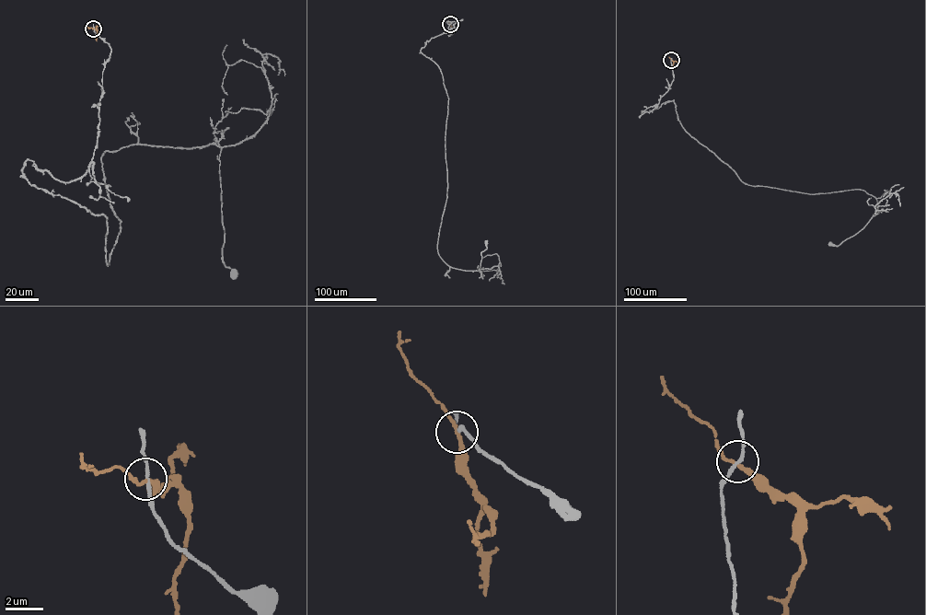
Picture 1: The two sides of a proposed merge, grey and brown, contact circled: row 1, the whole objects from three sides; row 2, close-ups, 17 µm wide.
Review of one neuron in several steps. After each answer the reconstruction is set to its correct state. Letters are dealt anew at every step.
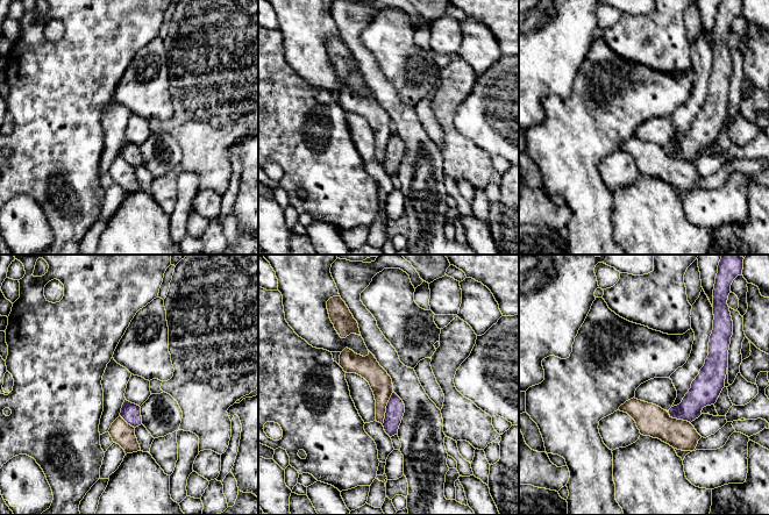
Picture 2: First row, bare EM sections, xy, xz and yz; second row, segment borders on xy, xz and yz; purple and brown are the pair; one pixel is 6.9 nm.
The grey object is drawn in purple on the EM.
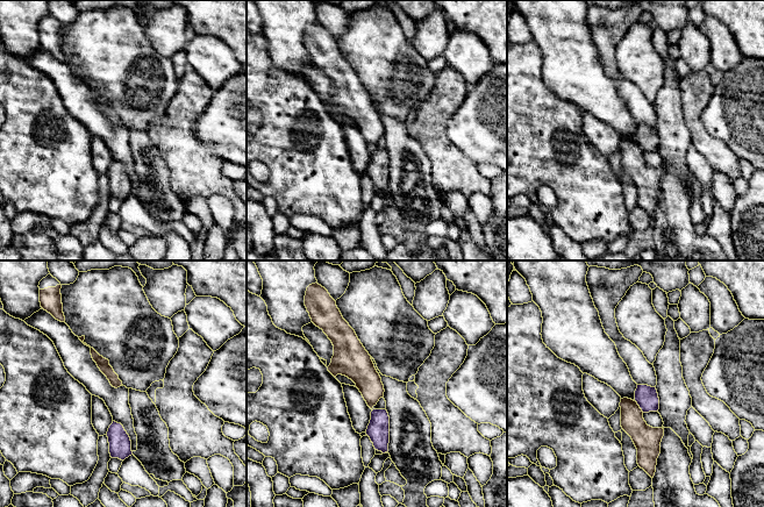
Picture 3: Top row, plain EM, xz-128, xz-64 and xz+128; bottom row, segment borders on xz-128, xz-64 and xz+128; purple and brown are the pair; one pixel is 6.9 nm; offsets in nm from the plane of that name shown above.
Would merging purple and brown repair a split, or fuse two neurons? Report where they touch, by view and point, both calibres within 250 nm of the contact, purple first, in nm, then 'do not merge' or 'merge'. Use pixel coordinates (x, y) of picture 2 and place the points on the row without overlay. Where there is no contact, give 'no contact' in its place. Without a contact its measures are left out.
xz (386, 148) | 130/160 nm | do not merge

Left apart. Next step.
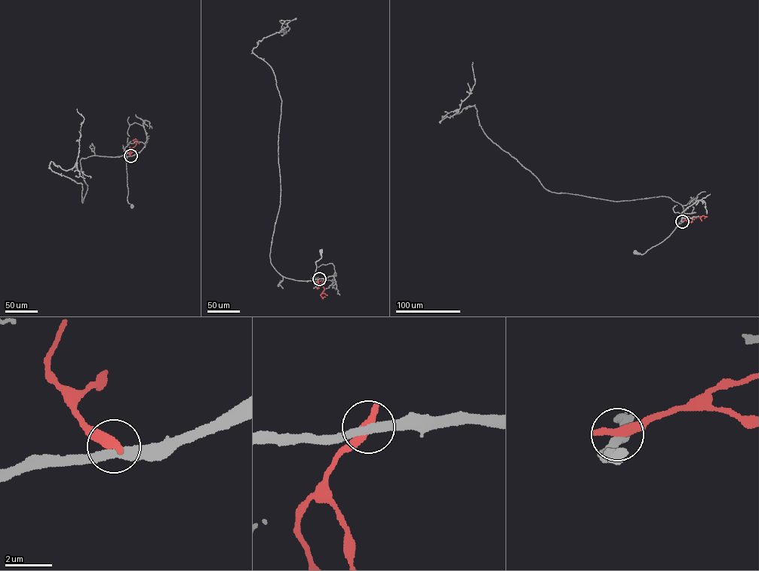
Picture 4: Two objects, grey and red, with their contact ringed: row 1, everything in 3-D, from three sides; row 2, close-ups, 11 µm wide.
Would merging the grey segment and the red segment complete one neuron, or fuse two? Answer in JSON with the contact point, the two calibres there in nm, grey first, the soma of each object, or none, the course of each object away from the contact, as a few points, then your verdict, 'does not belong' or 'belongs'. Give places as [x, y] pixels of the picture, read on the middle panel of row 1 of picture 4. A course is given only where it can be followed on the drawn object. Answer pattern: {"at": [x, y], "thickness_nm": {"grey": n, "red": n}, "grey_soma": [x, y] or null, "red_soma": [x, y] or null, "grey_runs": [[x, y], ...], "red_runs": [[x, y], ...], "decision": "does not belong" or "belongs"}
{"at": [319, 279], "thickness_nm": {"grey": 360, "red": 480}, "grey_soma": [321, 251], "red_soma": null, "grey_runs": [[319, 279], [314, 277], [315, 261], [321, 257], [321, 251]], "red_runs": [[319, 279], [318, 282], [324, 288], [321, 295], [325, 297]], "decision": "does not belong"}

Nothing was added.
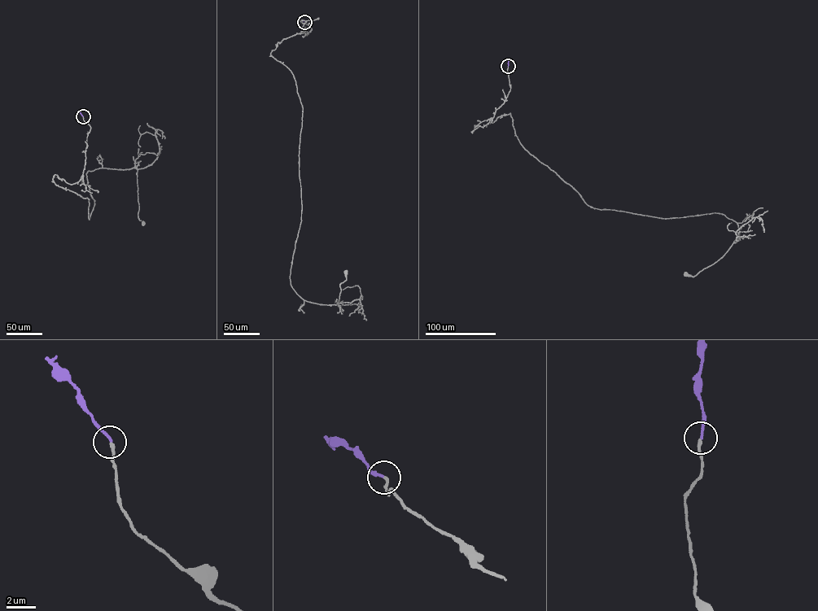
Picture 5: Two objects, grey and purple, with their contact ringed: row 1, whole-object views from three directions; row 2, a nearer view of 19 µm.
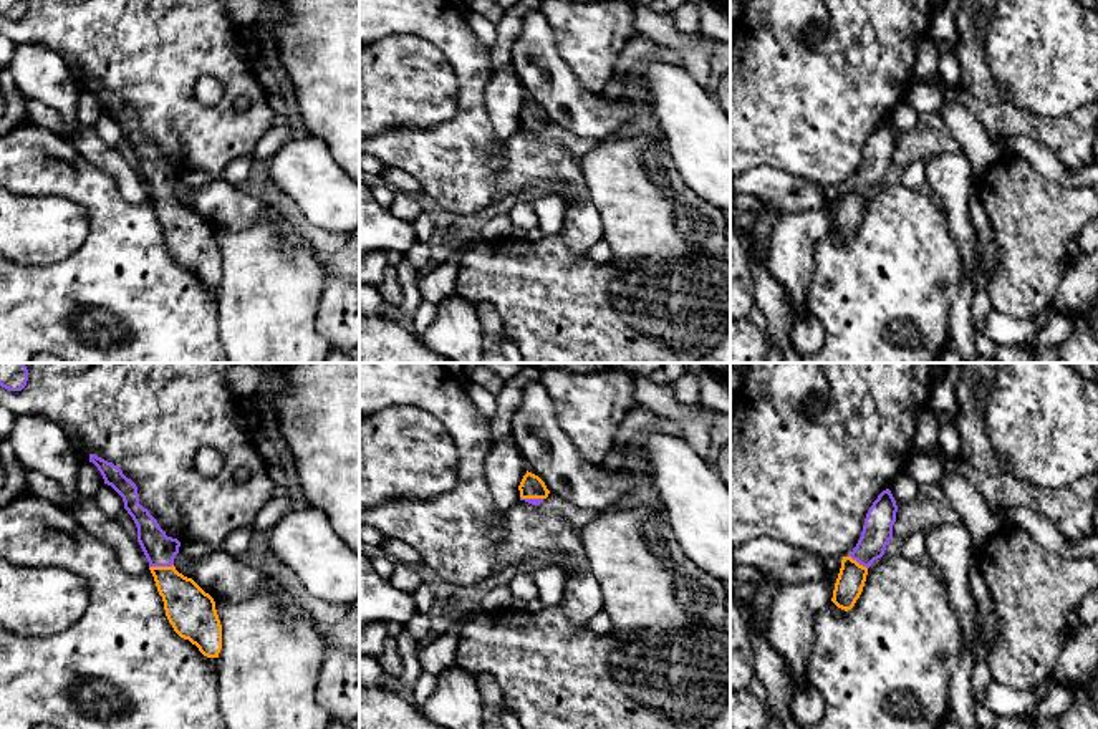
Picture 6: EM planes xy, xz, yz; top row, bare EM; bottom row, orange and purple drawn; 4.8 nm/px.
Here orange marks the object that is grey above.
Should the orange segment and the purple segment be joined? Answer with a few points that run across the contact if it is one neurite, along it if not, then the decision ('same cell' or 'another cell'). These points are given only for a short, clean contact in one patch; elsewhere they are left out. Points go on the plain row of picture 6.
xy (189, 239), (161, 196), (159, 178) | same cell

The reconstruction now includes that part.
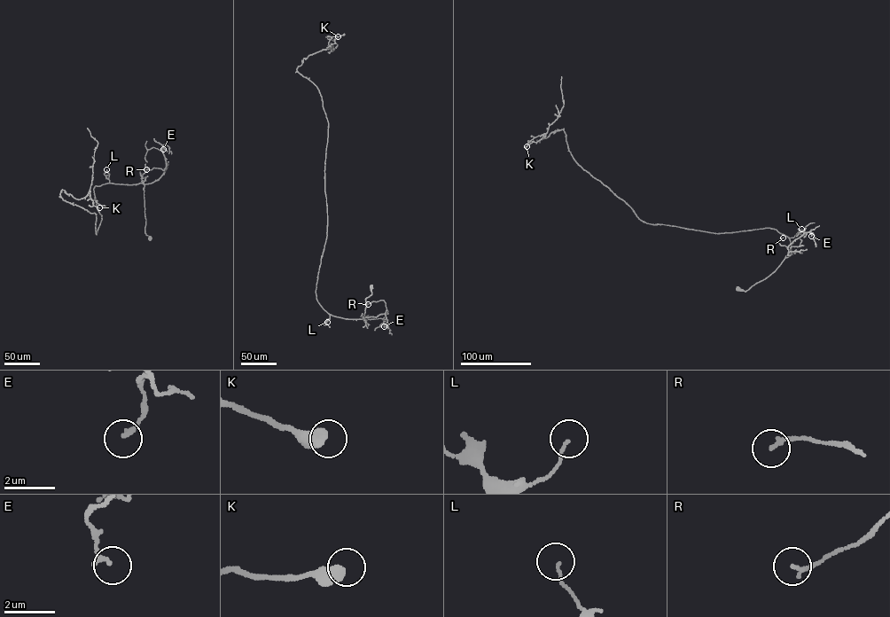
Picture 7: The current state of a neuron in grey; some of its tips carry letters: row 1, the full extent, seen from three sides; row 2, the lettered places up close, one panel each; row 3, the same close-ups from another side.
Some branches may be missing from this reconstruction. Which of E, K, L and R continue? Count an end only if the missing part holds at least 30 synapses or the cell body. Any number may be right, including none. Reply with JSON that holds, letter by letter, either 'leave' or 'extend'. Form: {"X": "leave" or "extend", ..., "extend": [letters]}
{"E": "leave", "K": "leave", "L": "leave", "R": "leave", "extend": []}

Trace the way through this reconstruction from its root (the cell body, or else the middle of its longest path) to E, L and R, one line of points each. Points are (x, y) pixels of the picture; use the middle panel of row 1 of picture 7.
E: (371, 287), (371, 294), (365, 299), (364, 316), (377, 316), (386, 310), (384, 326)
L: (371, 287), (371, 294), (365, 299), (364, 317), (346, 319), (330, 315), (327, 322)
R: (371, 287), (371, 294), (365, 299), (364, 316), (377, 316), (386, 309), (383, 300), (368, 304)

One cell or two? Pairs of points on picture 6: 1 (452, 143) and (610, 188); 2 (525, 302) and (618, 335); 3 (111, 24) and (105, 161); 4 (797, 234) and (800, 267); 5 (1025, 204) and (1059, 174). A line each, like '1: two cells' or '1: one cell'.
1: two cells
2: one cell
3: two cells
4: one cell
5: two cells

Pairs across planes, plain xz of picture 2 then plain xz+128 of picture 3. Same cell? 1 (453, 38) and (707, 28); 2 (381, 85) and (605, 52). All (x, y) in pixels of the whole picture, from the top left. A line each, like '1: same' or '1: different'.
1: different
2: same

